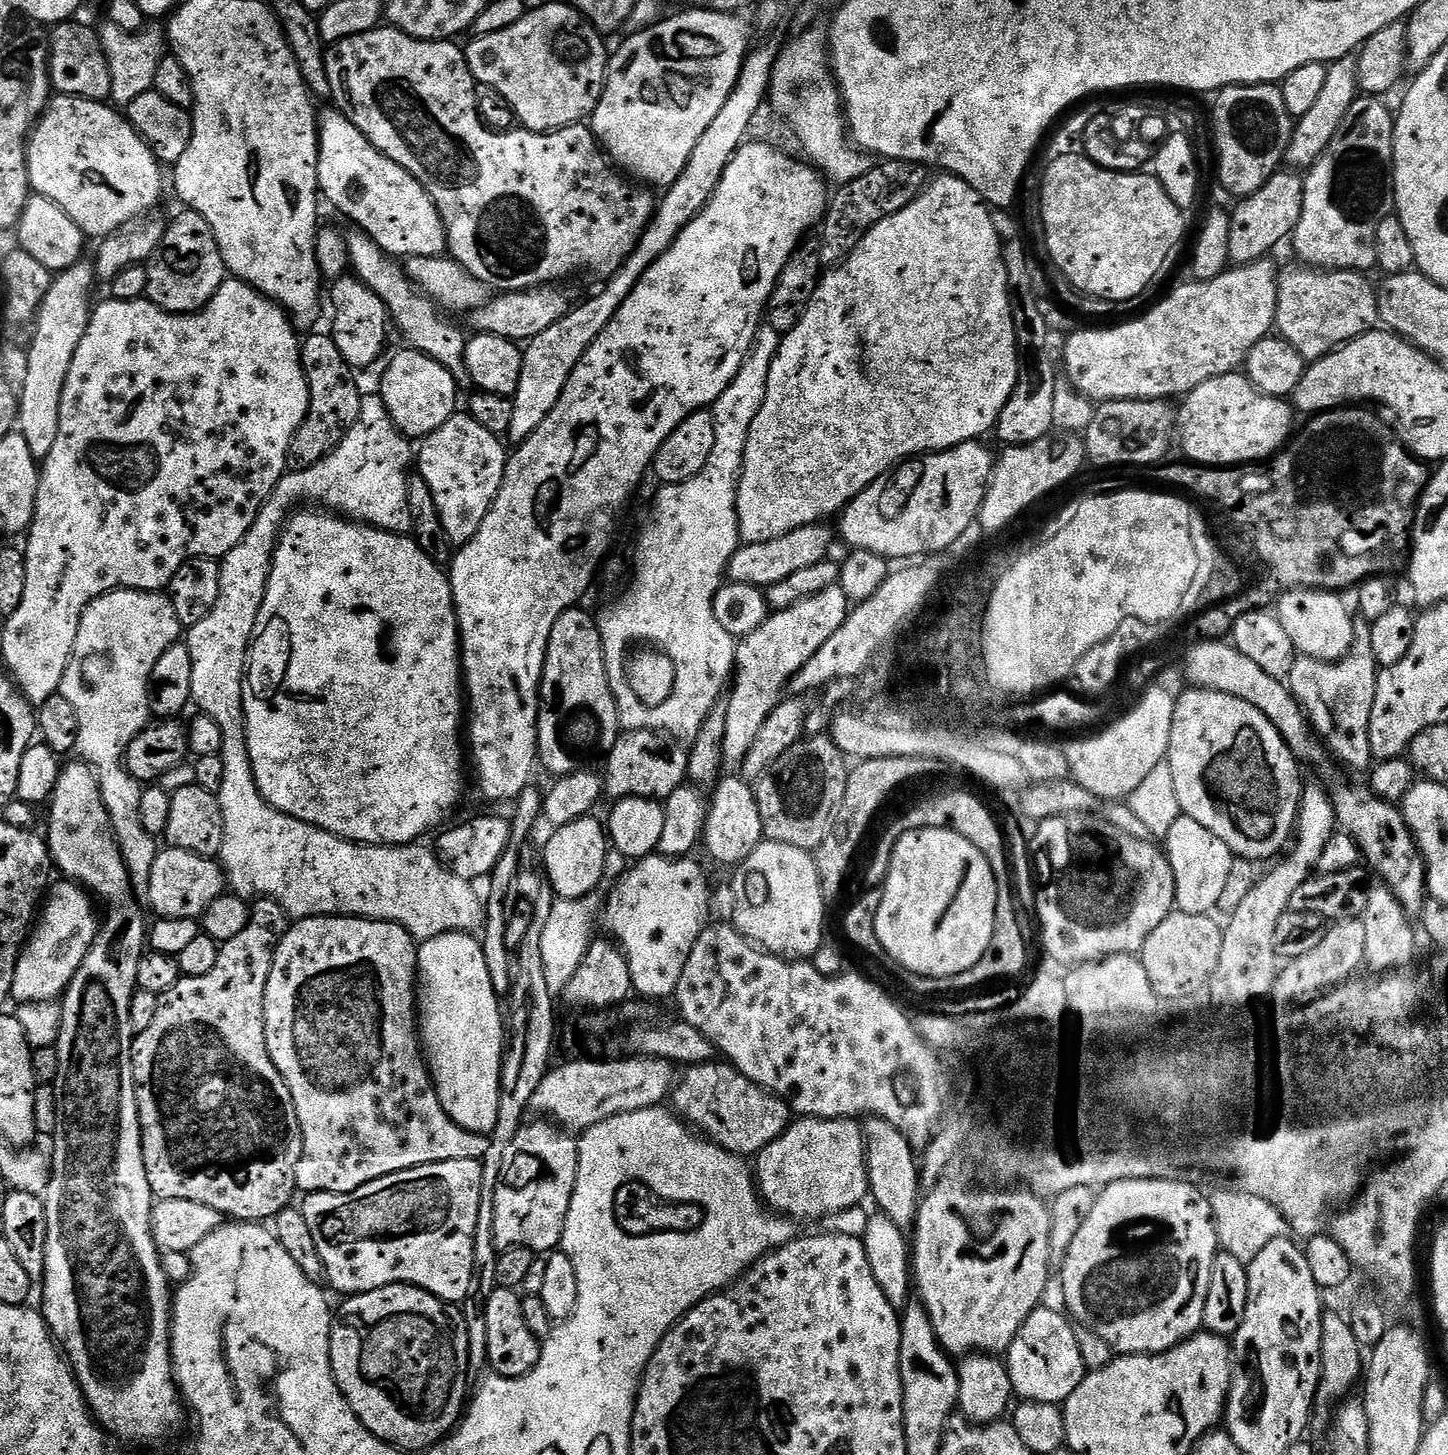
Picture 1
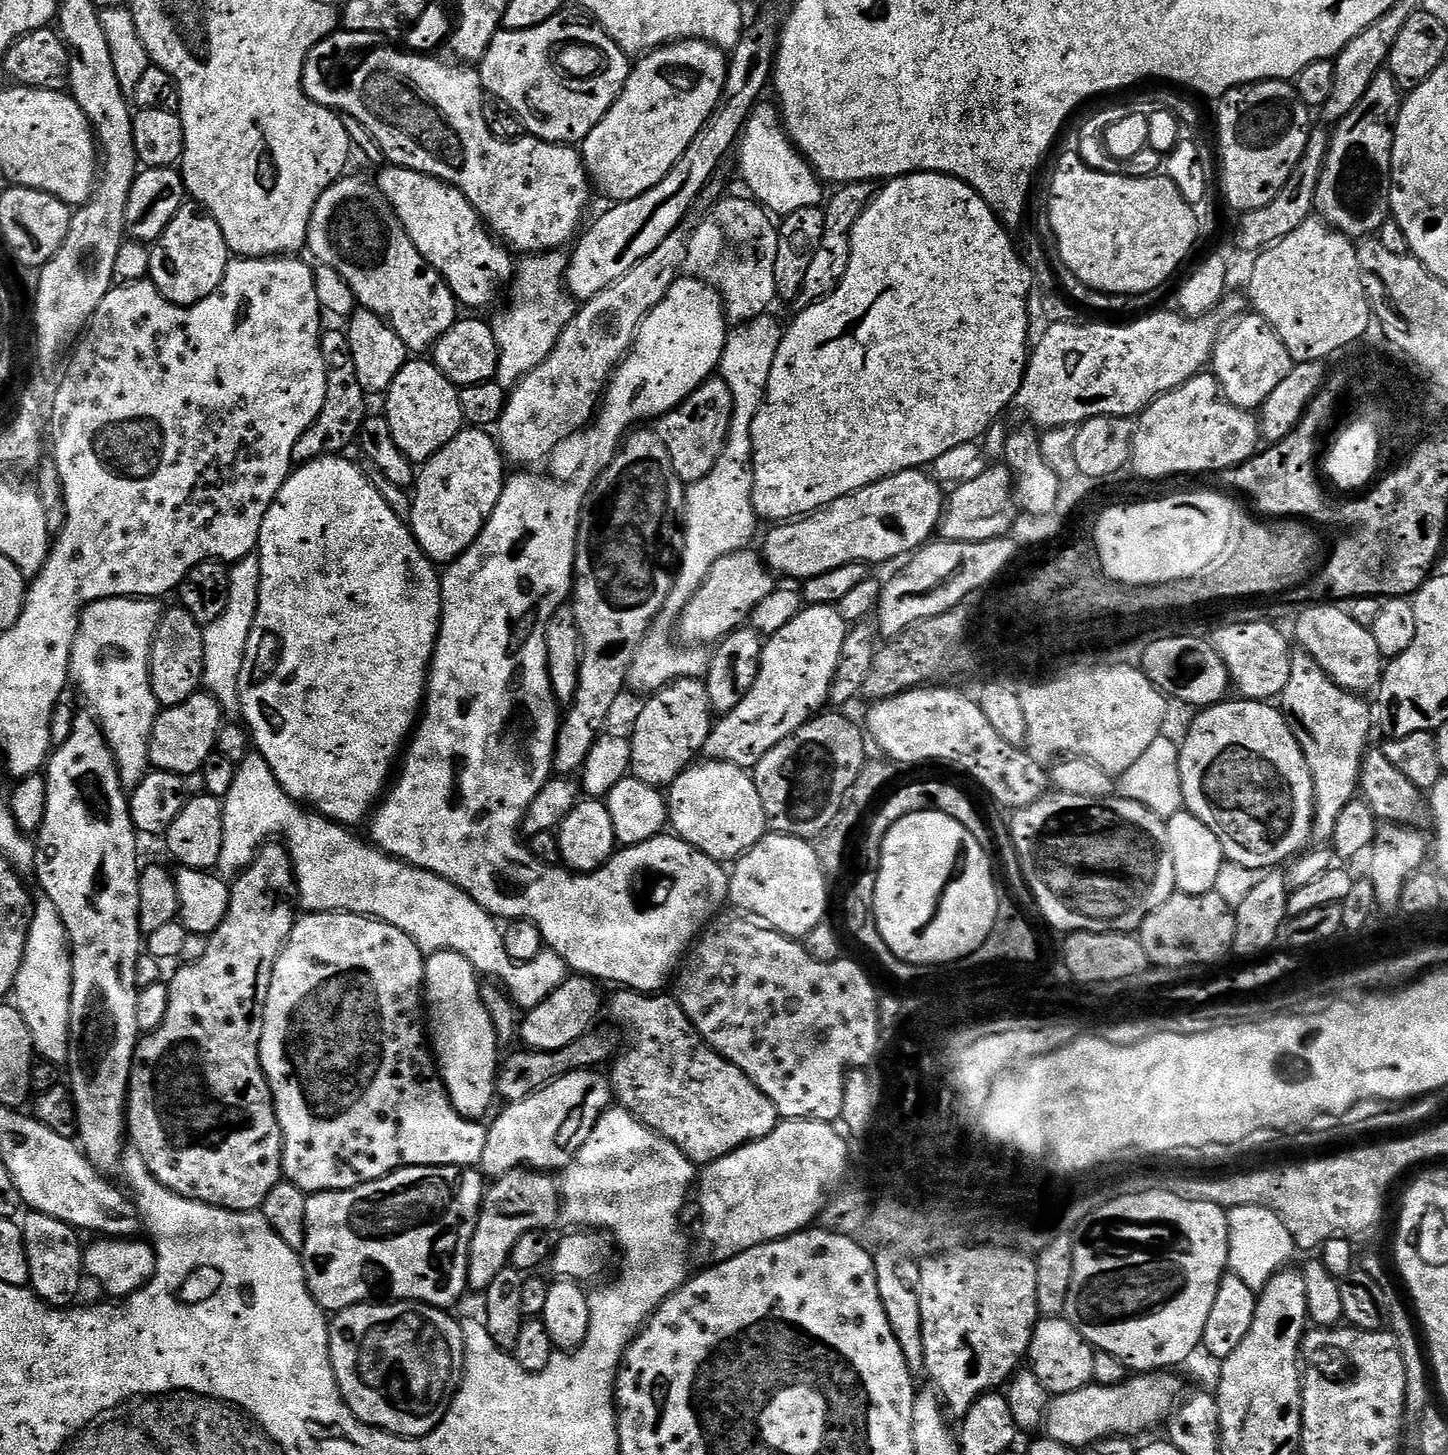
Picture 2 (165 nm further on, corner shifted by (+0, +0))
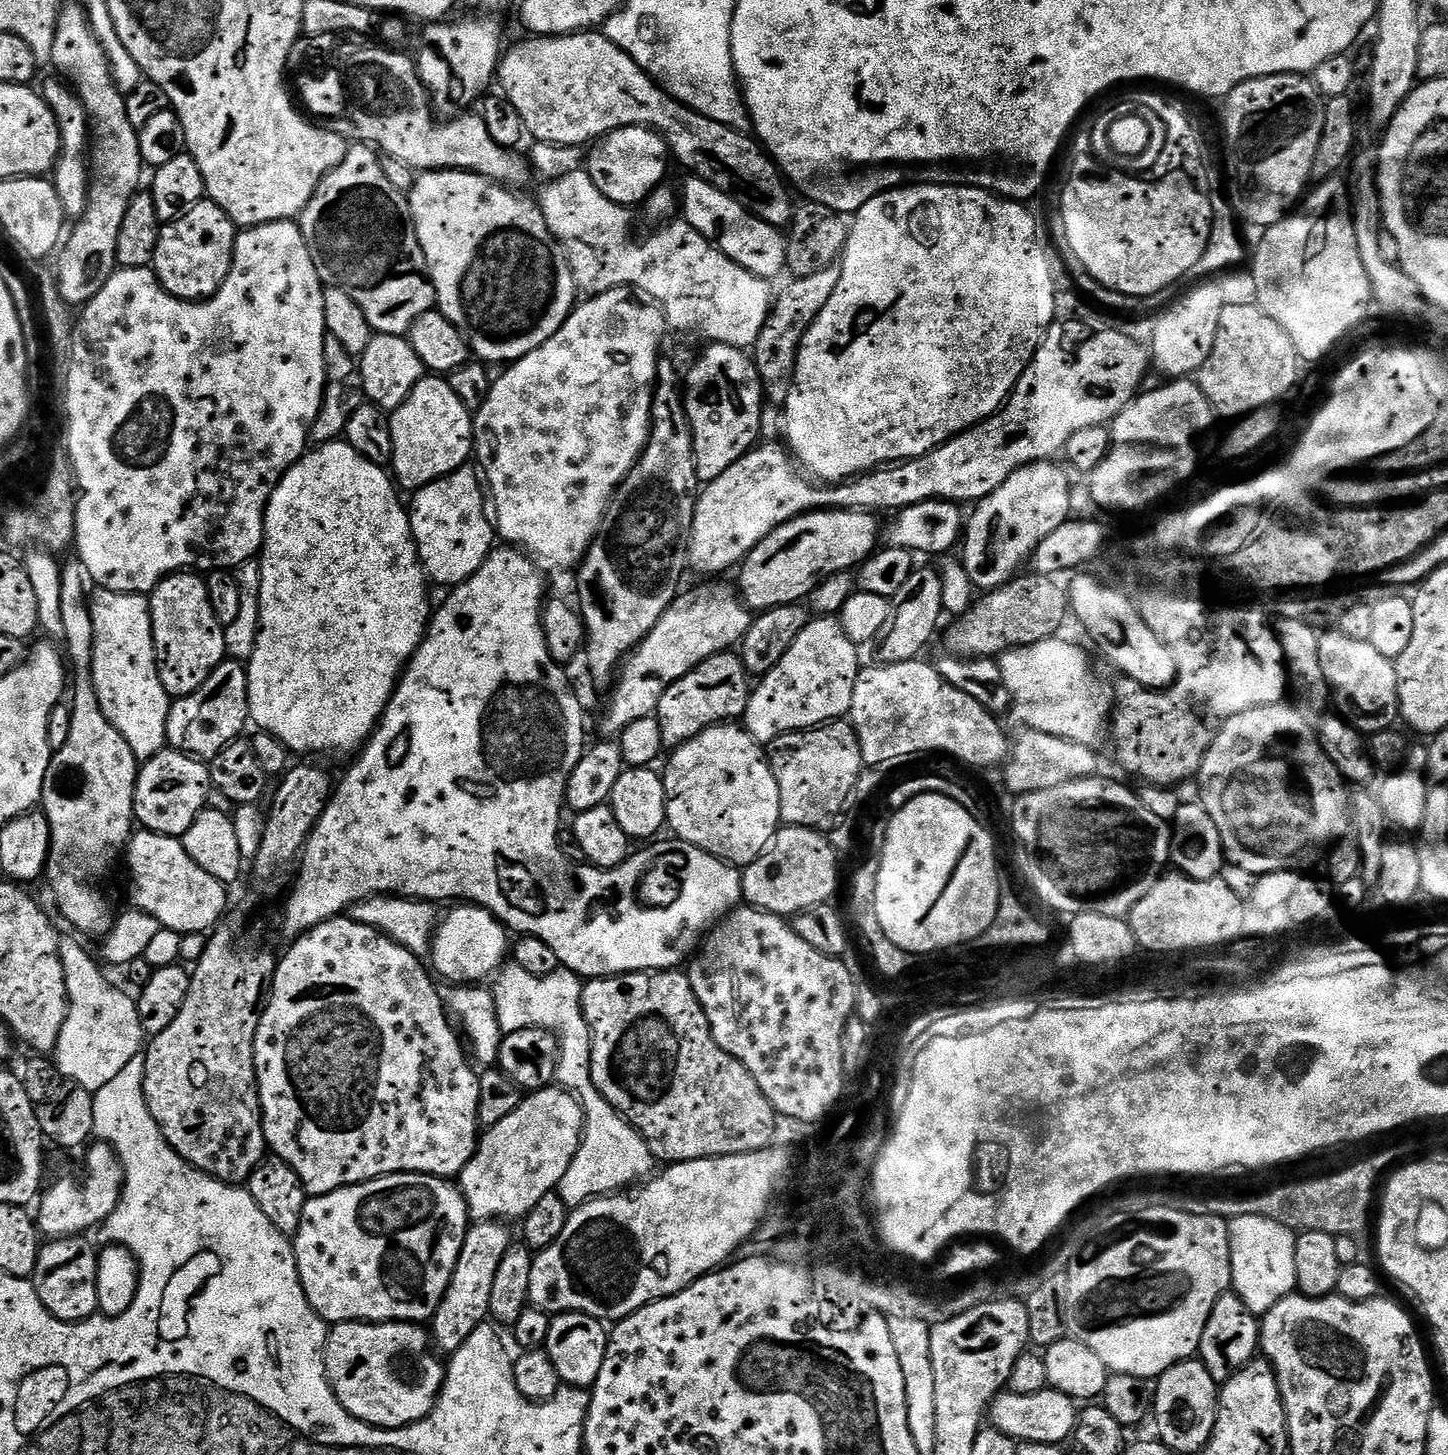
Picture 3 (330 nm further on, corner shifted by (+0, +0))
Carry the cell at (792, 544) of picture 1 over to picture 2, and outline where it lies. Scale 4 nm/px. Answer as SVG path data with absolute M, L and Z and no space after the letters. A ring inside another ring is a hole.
M751 547L740 548L718 558L718 562L710 566L710 574L706 574L702 586L698 586L694 598L690 598L680 615L678 636L680 632L681 641L688 644L715 645L736 629L745 627L762 598L770 598L770 594L776 591L777 577L764 563L761 553L752 551Z

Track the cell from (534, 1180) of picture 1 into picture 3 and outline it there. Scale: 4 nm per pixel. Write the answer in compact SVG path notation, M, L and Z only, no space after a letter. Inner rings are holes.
M476 1222L469 1227L446 1294L438 1306L436 1315L430 1321L433 1345L441 1353L457 1352L466 1342L466 1338L474 1334L477 1326L489 1319L490 1290L494 1286L494 1277L498 1265L502 1263L502 1254L506 1254L509 1244L514 1240L514 1236L503 1227L507 1228L500 1222Z

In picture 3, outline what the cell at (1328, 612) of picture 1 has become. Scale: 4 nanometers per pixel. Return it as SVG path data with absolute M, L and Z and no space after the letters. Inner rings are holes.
M1328 630L1321 635L1318 642L1318 662L1322 662L1322 674L1326 678L1334 704L1337 704L1339 715L1362 734L1381 732L1393 727L1400 720L1400 703L1396 689L1396 665L1386 659L1368 642L1357 642L1354 638L1346 638L1338 630Z

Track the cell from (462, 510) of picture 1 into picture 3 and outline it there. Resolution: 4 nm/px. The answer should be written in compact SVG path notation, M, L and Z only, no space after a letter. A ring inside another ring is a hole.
M465 466L454 470L420 488L411 499L412 540L425 576L433 585L445 584L448 590L466 582L486 562L494 547L494 524L486 507L486 488L477 469Z

